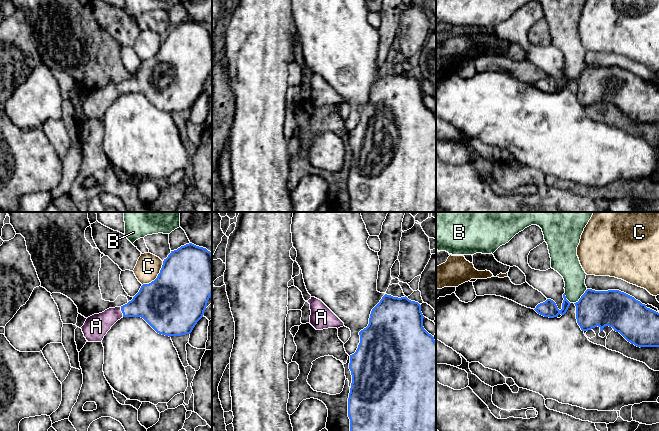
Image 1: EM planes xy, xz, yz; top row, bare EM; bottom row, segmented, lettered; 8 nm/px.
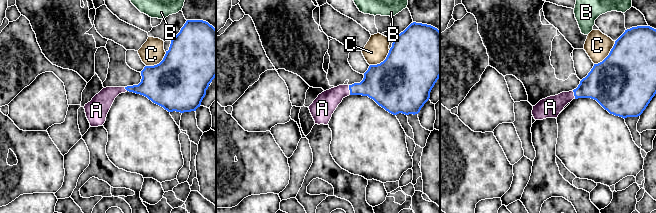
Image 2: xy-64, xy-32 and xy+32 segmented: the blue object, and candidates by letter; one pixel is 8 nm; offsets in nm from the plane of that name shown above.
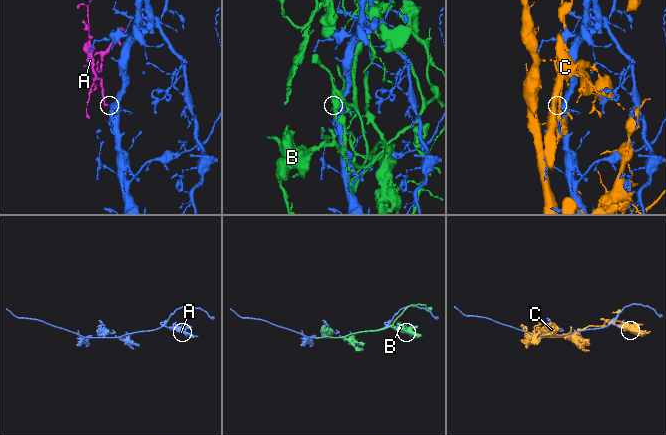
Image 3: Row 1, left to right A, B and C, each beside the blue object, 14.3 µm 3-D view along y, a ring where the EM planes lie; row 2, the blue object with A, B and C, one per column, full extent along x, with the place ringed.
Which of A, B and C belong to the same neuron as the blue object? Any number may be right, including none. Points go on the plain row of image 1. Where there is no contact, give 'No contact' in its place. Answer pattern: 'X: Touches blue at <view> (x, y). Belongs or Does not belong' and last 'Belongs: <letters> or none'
A: Touches blue at xy (122, 88). Belongs
B: Touches blue at yz (581, 73). Does not belong
C: Touches blue at xy (157, 52). Does not belong
Belongs: A

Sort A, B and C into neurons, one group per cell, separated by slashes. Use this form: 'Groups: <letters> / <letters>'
Groups: A / B / C

